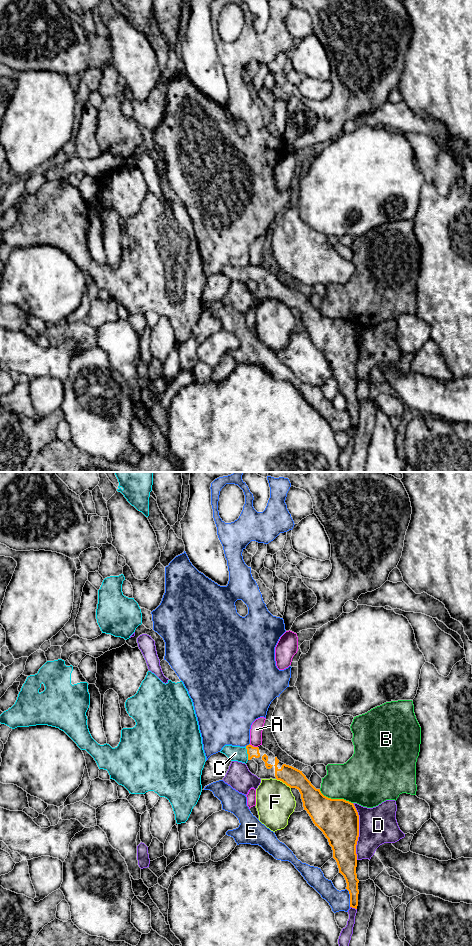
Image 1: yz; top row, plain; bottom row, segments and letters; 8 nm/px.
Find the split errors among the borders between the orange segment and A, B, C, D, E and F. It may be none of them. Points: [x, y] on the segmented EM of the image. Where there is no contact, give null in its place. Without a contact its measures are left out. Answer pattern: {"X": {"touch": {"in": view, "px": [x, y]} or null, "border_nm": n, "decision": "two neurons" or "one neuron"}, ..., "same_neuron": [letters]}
{"A": {"touch": {"in": "yz", "px": [256, 747]}, "border_nm": 30, "decision": "two neurons"}, "B": {"touch": {"in": "yz", "px": [335, 799]}, "border_nm": 300, "decision": "two neurons"}, "C": {"touch": {"in": "yz", "px": [247, 753]}, "border_nm": 110, "decision": "one neuron"}, "D": {"touch": {"in": "yz", "px": [358, 831]}, "border_nm": 460, "decision": "two neurons"}, "E": {"touch": {"in": "yz", "px": [350, 897]}, "border_nm": 160, "decision": "two neurons"}, "F": {"touch": {"in": "yz", "px": [283, 782]}, "border_nm": 150, "decision": "two neurons"}, "same_neuron": ["C"]}

